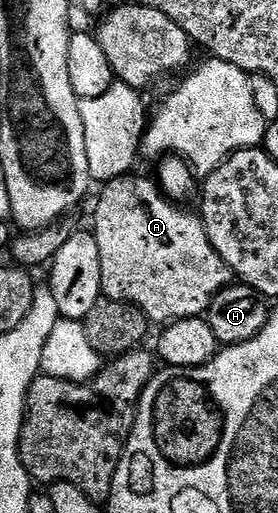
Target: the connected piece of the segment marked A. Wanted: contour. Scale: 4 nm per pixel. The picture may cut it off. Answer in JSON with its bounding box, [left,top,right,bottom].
[91,176,230,323]

